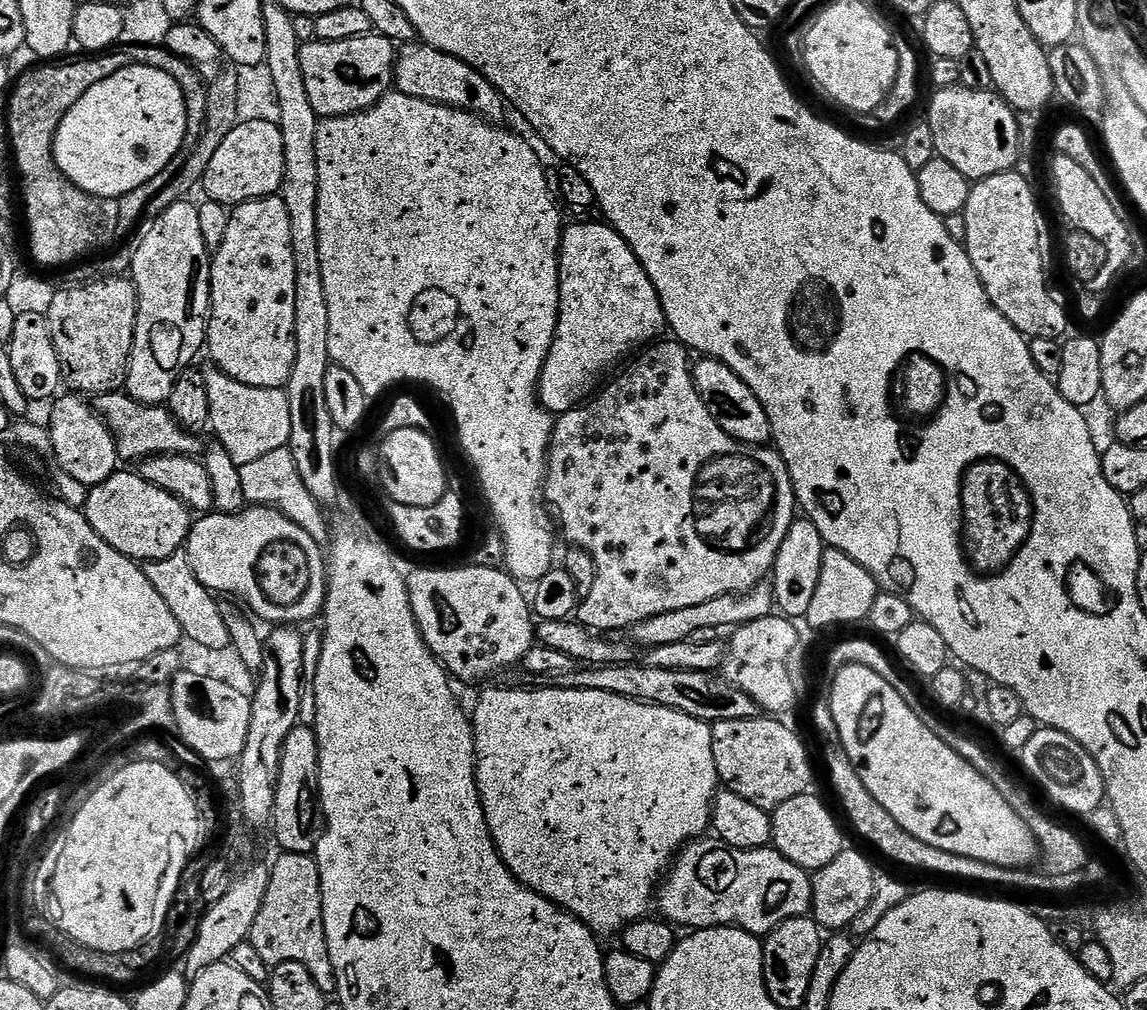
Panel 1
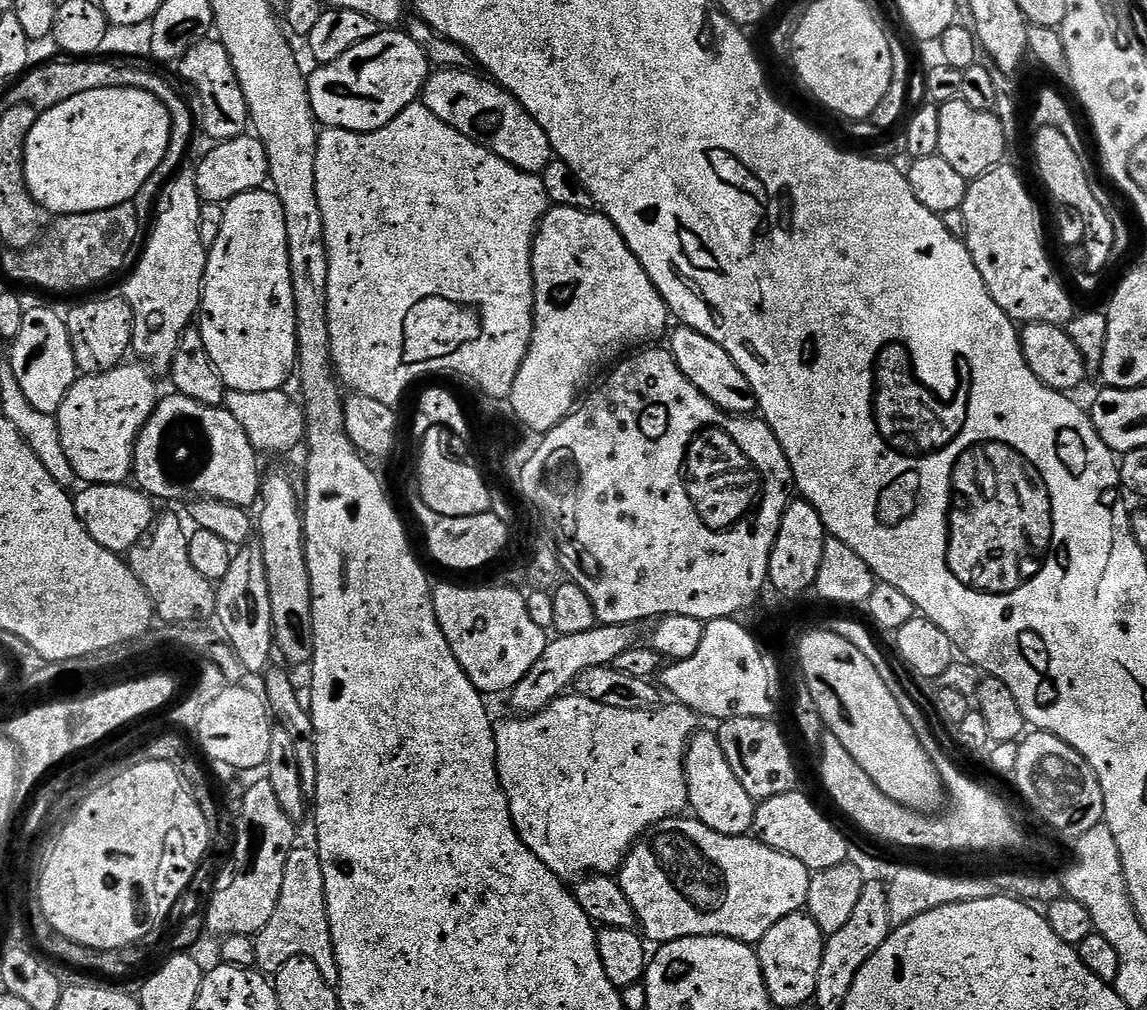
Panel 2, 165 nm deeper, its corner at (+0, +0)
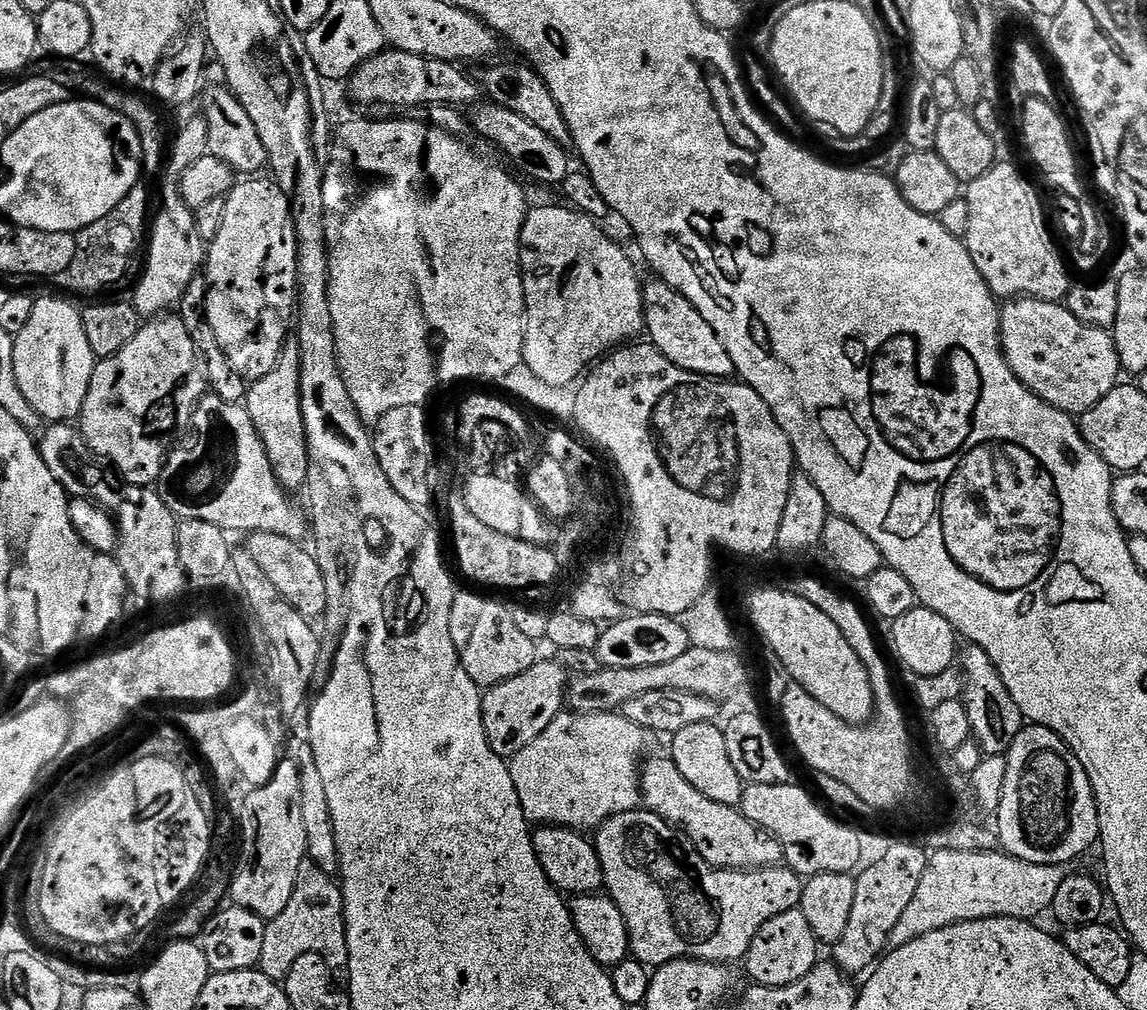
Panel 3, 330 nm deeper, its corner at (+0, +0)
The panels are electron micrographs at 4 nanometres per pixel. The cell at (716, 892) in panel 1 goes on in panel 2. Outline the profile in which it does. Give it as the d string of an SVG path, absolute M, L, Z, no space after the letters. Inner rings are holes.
M673 818L663 820L661 824L652 825L643 837L632 845L632 850L624 857L624 862L620 865L618 873L620 889L626 894L626 898L630 898L630 906L634 906L639 931L651 943L653 940L653 945L669 944L678 938L686 938L687 936L725 936L731 940L741 940L744 944L756 946L766 934L766 930L770 930L770 926L774 926L774 922L782 922L782 918L801 911L807 905L812 873L808 871L805 864L798 862L798 858L790 858L790 854L782 854L770 846L761 844L751 835L727 836L726 834L718 834L718 830L710 830L710 826L706 826L698 819L684 819Z

